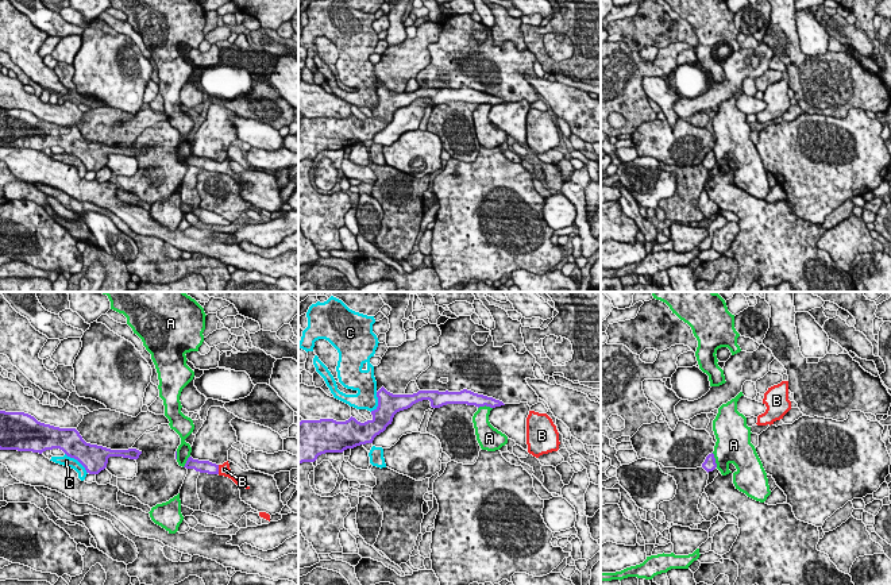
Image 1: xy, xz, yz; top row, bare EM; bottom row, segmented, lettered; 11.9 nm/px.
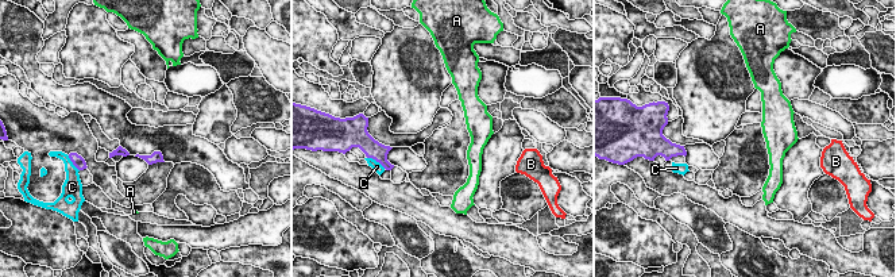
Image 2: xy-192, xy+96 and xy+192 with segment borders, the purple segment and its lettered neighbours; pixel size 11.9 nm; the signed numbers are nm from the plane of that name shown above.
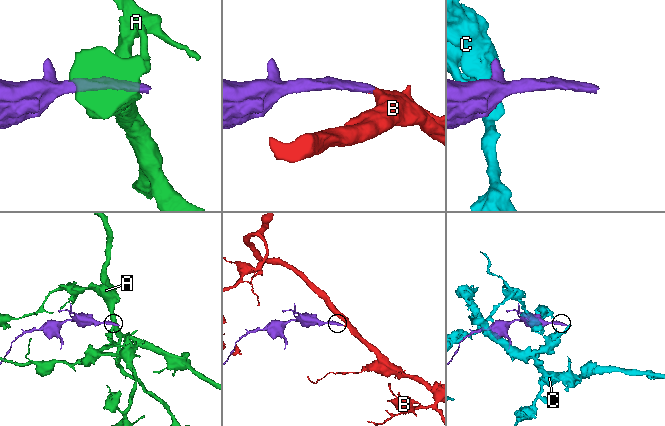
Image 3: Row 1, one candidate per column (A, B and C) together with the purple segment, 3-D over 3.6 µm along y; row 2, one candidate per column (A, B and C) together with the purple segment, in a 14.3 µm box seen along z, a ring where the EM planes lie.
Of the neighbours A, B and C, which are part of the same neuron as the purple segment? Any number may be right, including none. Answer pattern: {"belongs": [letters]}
{"belongs": ["B"]}

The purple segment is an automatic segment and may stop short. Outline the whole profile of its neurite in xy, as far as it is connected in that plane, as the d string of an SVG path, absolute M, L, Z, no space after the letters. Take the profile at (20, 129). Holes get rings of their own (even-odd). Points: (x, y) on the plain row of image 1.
M0 108L0 147L32 149L59 146L77 157L89 172L99 172L107 165L109 154L138 157L136 146L111 147L86 141L76 126L59 126L38 119L24 109Z

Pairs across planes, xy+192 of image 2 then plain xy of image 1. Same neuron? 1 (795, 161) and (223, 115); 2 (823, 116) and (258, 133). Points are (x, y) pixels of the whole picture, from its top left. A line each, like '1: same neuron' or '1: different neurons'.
1: same neuron
2: same neuron

